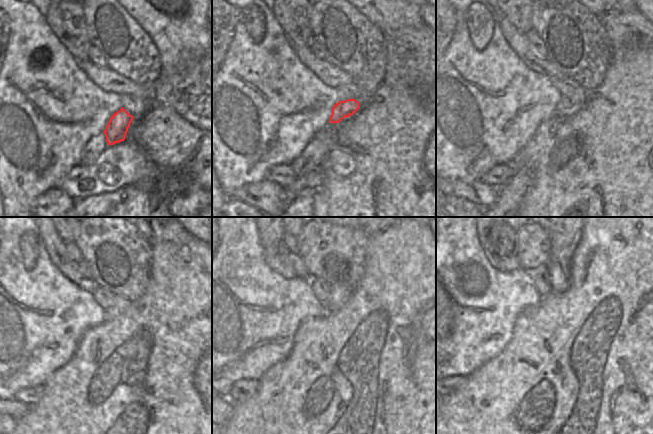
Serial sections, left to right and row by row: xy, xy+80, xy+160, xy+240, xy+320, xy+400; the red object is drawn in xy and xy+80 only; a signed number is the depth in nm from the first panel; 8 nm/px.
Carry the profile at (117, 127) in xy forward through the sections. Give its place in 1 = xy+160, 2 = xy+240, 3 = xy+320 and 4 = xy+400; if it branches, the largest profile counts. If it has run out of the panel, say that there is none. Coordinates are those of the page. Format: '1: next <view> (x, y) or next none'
1: next xy+160 (567, 102)
2: next xy+240 (120, 305)
3: next xy+320 (339, 295)
4: next xy+400 (564, 237)

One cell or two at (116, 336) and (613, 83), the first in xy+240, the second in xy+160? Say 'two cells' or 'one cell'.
one cell

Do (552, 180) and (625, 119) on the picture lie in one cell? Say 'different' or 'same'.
same

